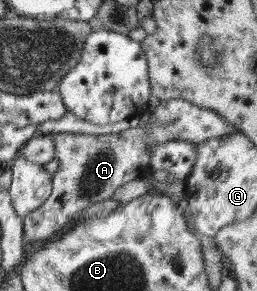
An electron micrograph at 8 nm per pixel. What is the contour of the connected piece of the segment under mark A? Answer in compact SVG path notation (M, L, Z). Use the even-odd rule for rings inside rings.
M184 99L161 101L151 111L152 118L146 126L128 127L118 134L89 135L84 131L48 134L54 139L55 157L59 166L53 175L53 190L46 203L36 211L23 217L23 241L49 240L56 233L69 230L80 222L80 213L94 203L112 199L118 187L134 179L140 179L150 170L152 145L164 141L204 140L240 133L238 127L230 125L216 111L205 109Z

